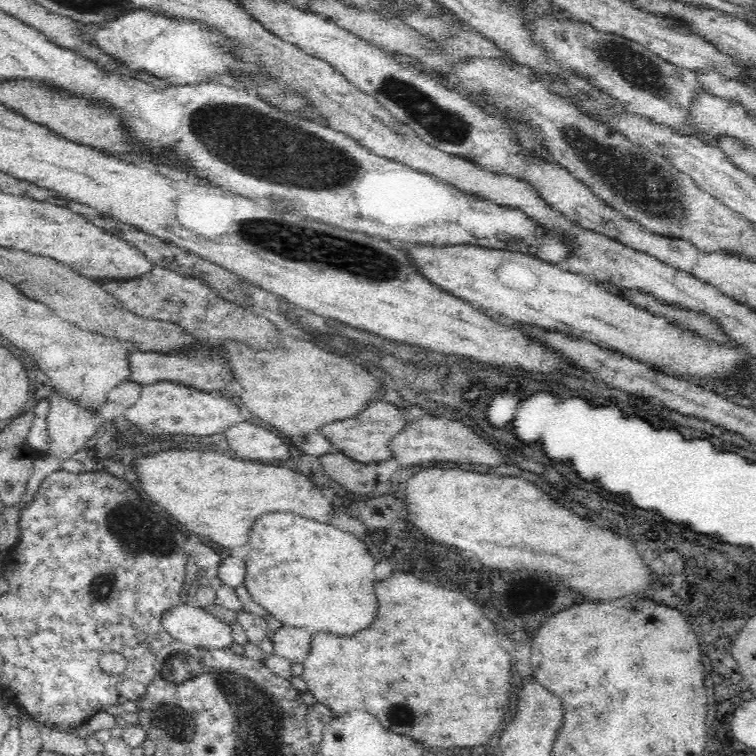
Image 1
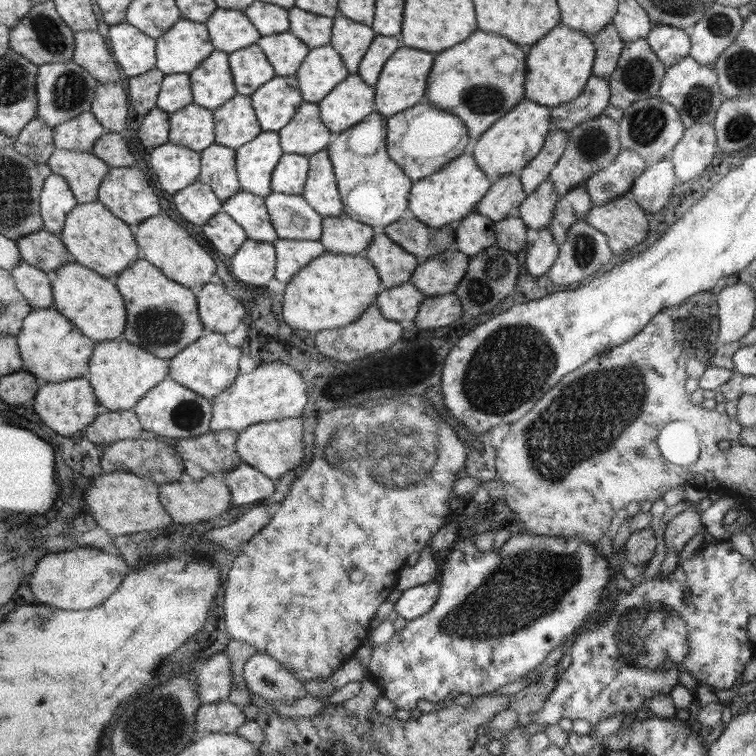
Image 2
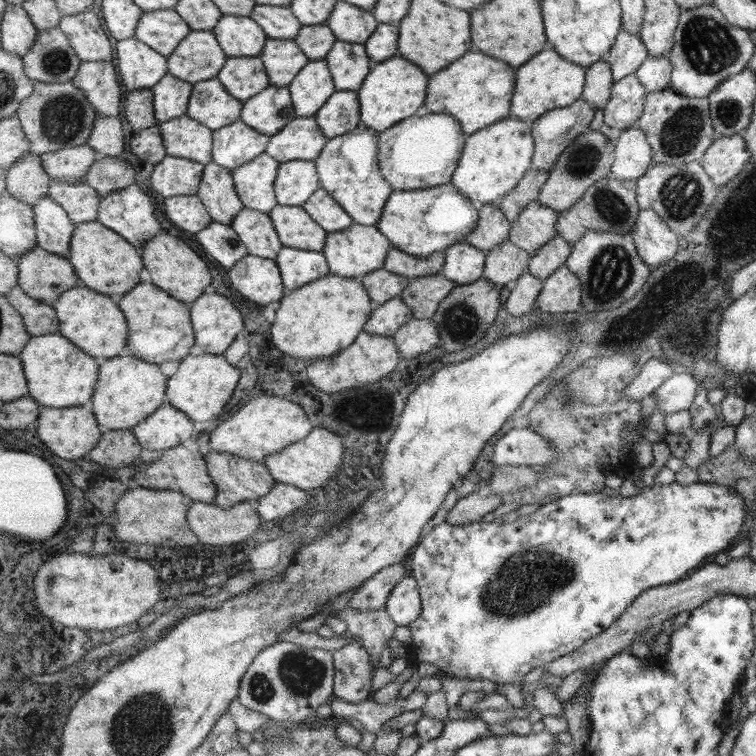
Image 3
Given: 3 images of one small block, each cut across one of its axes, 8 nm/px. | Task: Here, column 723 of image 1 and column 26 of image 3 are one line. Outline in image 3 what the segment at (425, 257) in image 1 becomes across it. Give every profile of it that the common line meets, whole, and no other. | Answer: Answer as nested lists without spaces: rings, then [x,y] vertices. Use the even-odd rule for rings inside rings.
[[[59,332],[35,336],[21,352],[30,396],[47,408],[90,406],[98,386],[101,361],[84,352],[73,341]]]

